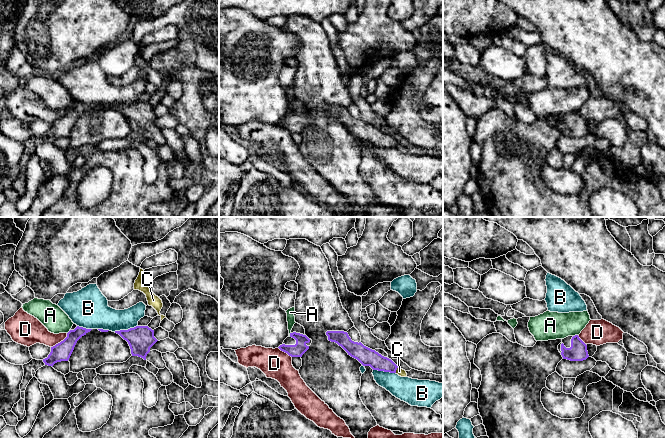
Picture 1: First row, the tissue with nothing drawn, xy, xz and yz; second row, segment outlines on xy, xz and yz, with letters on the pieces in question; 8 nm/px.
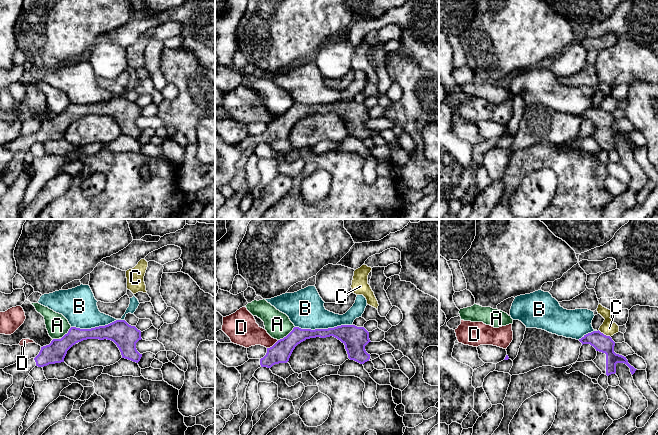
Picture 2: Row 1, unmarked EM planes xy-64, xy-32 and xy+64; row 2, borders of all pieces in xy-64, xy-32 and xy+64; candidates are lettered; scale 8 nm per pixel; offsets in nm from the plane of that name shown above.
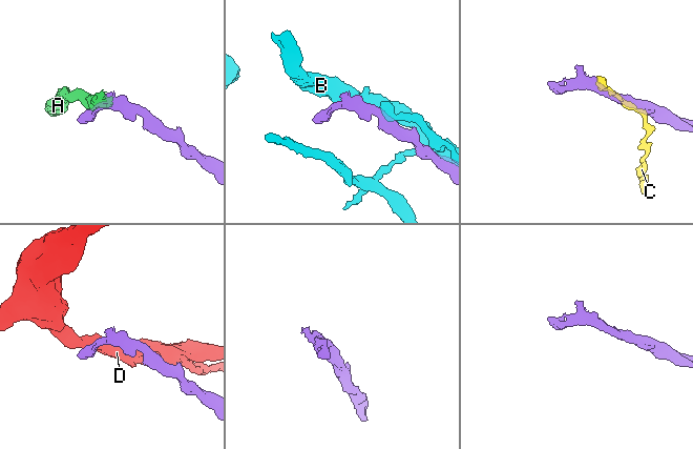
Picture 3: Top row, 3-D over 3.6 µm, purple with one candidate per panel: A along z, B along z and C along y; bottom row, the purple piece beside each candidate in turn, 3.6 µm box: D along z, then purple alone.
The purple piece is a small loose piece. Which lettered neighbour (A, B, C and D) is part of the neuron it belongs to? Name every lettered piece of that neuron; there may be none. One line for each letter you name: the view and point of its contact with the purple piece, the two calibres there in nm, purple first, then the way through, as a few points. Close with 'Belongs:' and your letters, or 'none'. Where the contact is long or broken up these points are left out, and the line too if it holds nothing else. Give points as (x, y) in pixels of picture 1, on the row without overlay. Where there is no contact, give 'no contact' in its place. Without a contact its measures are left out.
Belongs: none

